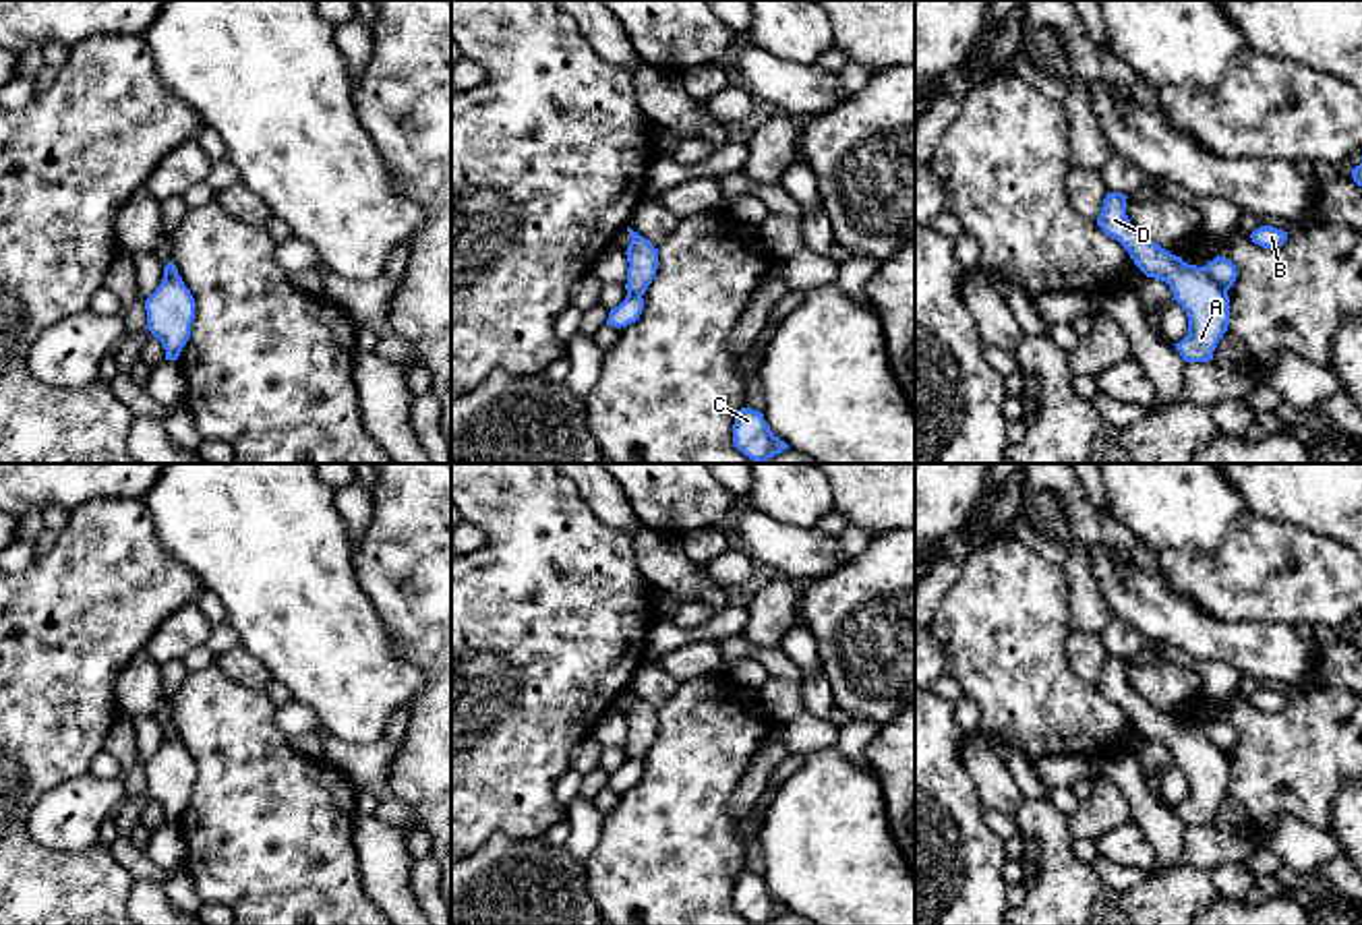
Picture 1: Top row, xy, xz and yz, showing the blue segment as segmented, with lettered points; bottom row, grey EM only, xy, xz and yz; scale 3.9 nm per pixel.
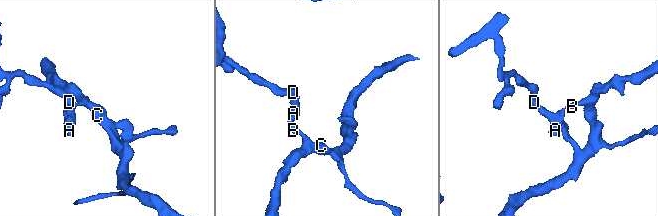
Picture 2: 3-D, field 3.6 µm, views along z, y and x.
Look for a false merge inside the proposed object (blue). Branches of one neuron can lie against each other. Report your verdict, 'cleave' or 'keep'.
cleave

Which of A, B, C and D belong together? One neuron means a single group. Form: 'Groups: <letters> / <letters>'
Groups: A D / B C

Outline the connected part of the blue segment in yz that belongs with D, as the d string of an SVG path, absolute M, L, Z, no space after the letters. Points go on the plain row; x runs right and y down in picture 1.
M1107 656L1097 689L1116 702L1134 728L1169 749L1174 764L1186 774L1188 799L1174 807L1184 826L1213 824L1213 815L1230 788L1230 759L1205 730L1188 728L1182 720L1155 708L1126 679L1126 658Z

